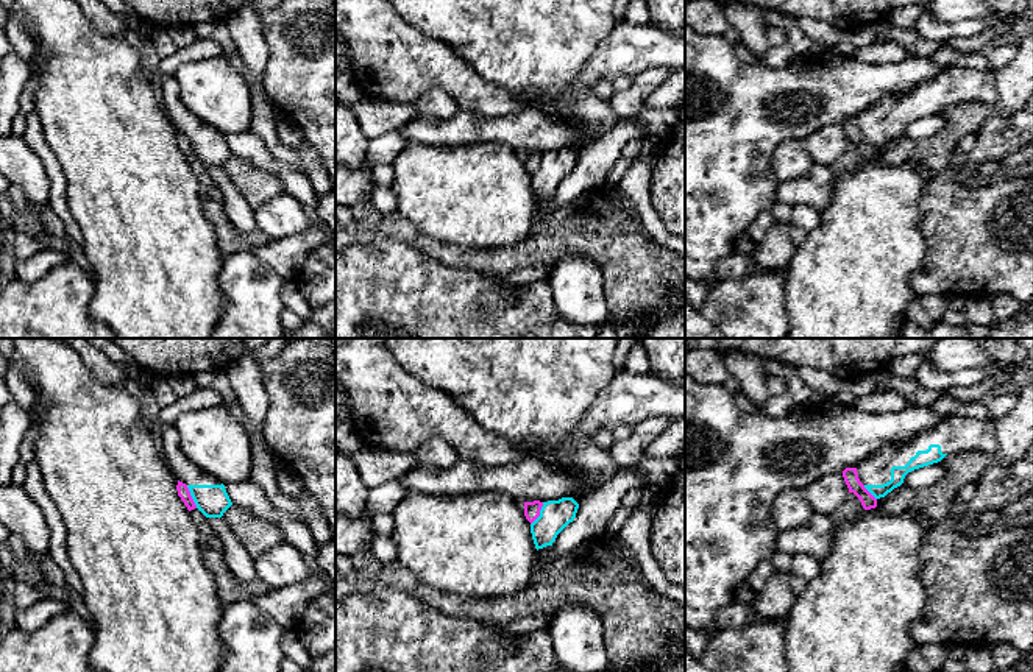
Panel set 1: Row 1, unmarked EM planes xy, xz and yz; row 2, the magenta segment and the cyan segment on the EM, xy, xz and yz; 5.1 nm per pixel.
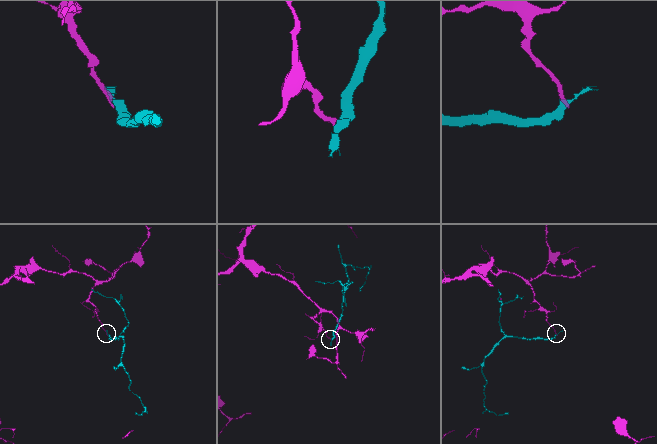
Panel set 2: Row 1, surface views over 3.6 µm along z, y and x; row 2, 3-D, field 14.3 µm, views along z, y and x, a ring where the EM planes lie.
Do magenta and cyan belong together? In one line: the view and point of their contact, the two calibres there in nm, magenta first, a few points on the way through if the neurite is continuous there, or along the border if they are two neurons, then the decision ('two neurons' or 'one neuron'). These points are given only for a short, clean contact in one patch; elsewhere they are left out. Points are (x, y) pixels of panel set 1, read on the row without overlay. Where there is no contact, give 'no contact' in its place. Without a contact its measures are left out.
xy (191, 147) | 60/170 nm | along xy (186, 136), (197, 158) | two neurons

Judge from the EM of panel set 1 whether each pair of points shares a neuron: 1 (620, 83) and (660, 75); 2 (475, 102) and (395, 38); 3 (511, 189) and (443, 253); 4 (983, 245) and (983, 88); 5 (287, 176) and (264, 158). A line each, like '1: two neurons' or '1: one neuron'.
1: two neurons
2: one neuron
3: two neurons
4: one neuron
5: one neuron

